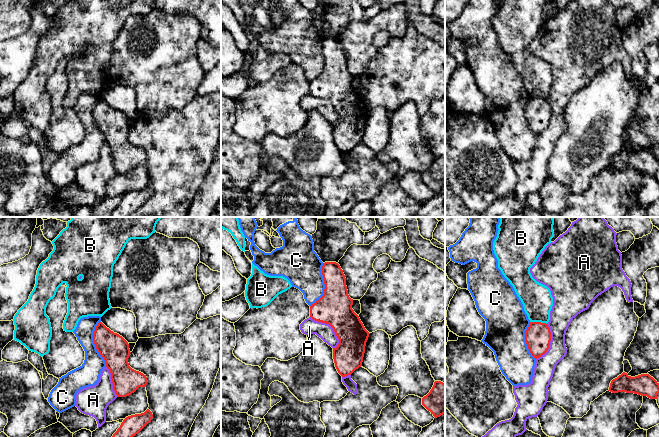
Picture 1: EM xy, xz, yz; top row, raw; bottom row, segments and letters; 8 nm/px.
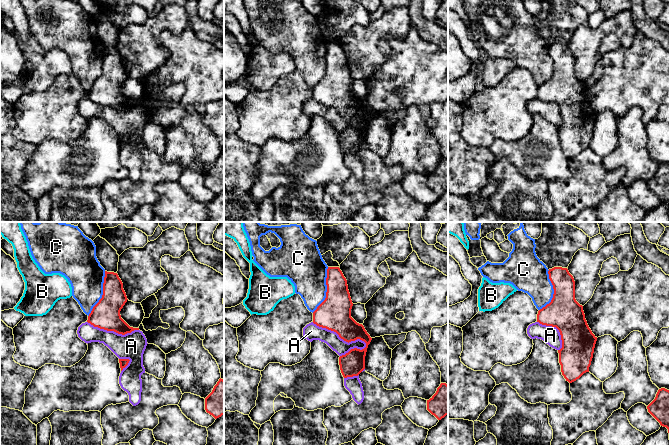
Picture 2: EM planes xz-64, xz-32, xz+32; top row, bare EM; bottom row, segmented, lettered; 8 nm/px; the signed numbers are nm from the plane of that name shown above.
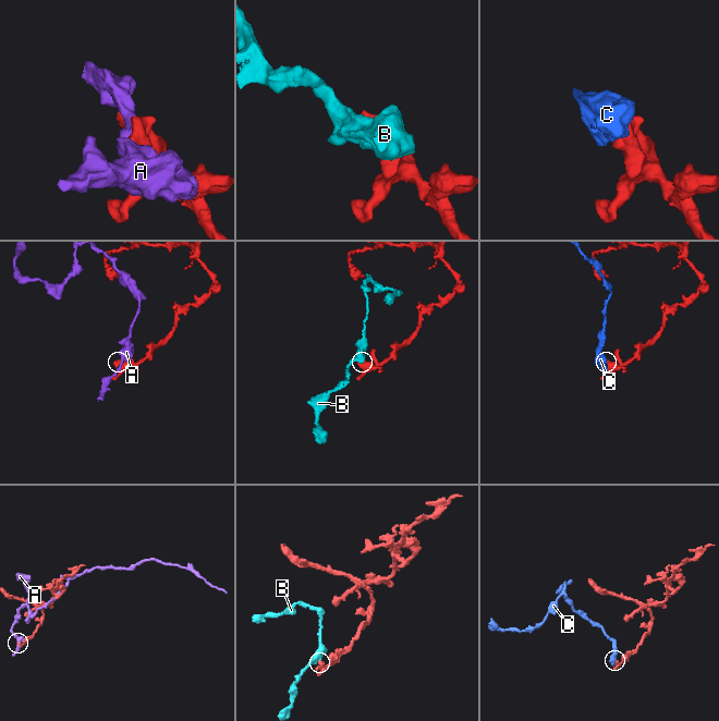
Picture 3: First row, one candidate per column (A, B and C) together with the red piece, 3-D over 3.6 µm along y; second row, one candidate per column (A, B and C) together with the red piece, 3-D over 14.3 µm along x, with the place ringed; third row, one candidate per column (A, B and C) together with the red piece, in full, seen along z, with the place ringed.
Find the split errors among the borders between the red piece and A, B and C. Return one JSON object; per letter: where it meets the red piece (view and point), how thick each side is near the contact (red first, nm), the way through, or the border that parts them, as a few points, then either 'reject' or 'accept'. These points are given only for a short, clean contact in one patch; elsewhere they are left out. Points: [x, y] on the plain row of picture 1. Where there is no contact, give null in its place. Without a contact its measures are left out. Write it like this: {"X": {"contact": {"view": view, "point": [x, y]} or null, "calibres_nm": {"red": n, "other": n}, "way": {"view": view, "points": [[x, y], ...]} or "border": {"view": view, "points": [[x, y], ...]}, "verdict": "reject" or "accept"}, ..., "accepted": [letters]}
{"A": {"contact": {"view": "xz", "point": [331, 102]}, "calibres_nm": {"red": 280, "other": 130}, "verdict": "reject"}, "B": {"contact": {"view": "yz", "point": [538, 98]}, "calibres_nm": {"red": 200, "other": 240}, "border": {"view": "yz", "points": [[530, 97], [540, 97], [546, 100]]}, "verdict": "reject"}, "C": {"contact": {"view": "xy", "point": [94, 119]}, "calibres_nm": {"red": 220, "other": 180}, "verdict": "reject"}, "accepted": []}

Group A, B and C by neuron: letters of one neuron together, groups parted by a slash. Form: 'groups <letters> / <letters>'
groups A / B / C

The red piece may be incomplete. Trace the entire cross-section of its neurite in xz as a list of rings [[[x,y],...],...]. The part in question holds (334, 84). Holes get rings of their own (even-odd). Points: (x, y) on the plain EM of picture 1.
[[[336,38],[323,39],[322,51],[325,60],[324,70],[310,82],[310,93],[315,97],[329,100],[333,104],[339,115],[338,122],[333,125],[333,135],[338,149],[345,153],[362,142],[365,122],[370,109],[352,85],[353,75],[348,71],[346,54],[340,41]]]

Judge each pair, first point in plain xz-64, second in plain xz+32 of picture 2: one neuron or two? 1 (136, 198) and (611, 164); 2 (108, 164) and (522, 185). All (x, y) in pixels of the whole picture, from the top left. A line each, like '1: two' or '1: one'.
1: two
2: two

